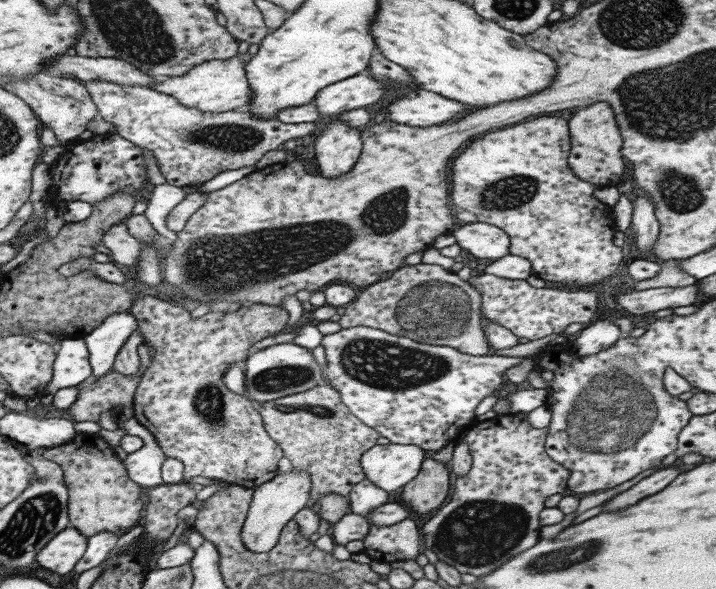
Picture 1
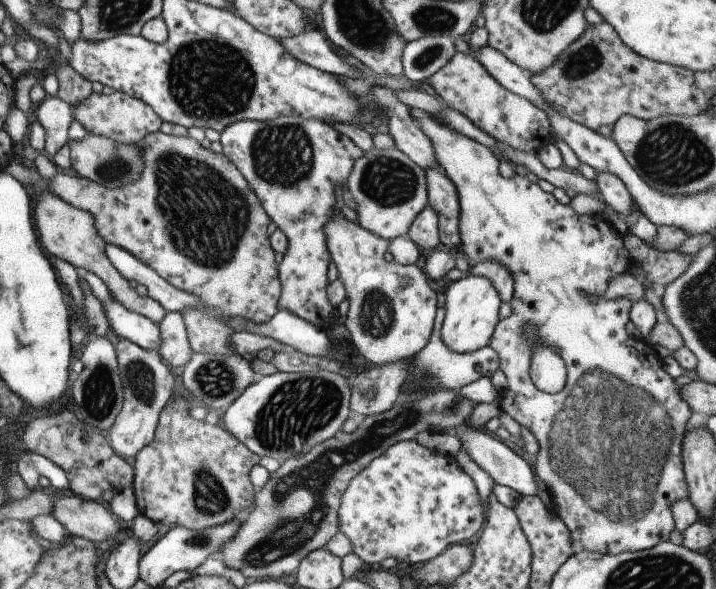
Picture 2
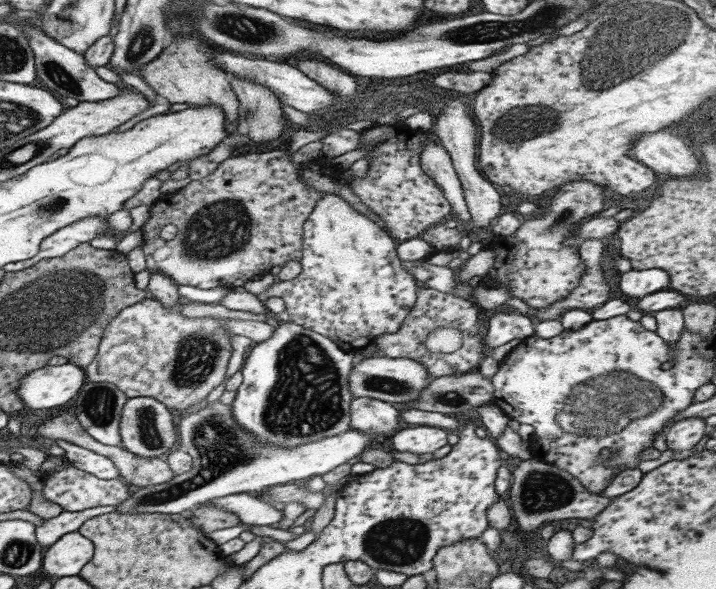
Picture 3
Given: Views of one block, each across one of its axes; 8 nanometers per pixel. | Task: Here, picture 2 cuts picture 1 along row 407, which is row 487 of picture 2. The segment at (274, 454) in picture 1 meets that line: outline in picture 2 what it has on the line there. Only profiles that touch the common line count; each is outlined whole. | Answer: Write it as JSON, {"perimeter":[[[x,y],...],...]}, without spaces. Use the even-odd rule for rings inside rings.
{"perimeter":[[[176,385],[175,394],[172,400],[164,406],[162,414],[159,416],[159,421],[155,430],[154,440],[142,448],[142,450],[131,461],[134,468],[134,476],[132,477],[133,490],[137,500],[137,508],[139,513],[147,516],[150,520],[153,520],[156,524],[162,524],[162,526],[183,526],[188,530],[204,530],[204,528],[214,528],[214,526],[222,526],[226,522],[230,522],[232,518],[239,516],[245,509],[250,510],[255,501],[256,489],[254,484],[250,482],[250,470],[254,466],[258,465],[261,457],[254,454],[251,450],[248,450],[242,442],[238,442],[230,432],[226,432],[226,429],[219,423],[216,425],[206,424],[204,419],[195,420],[190,416],[190,409],[194,406],[192,398],[188,397],[182,386]]]}

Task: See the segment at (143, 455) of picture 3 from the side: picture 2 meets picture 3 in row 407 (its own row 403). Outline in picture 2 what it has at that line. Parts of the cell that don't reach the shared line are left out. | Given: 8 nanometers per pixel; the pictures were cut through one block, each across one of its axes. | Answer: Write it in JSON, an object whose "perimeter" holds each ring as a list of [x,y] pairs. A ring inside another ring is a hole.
{"perimeter":[[[121,338],[115,345],[115,351],[120,380],[124,387],[124,400],[120,414],[105,435],[115,454],[124,460],[133,461],[142,448],[154,440],[159,416],[164,406],[172,400],[179,381],[157,350],[148,350]]]}

